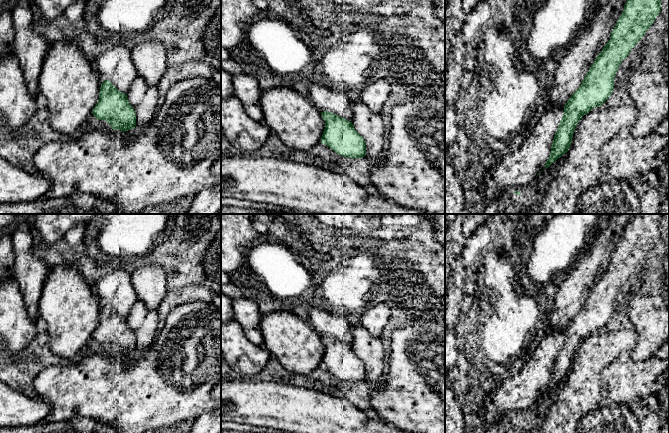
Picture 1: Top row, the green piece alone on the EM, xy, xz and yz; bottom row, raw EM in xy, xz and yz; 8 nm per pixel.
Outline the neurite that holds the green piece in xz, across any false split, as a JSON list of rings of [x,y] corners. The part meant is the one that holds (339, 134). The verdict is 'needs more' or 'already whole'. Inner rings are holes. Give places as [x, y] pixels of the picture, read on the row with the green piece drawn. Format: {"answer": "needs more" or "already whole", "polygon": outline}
{"answer": "already whole", "polygon": [[[321,112],[325,128],[321,144],[327,145],[338,155],[346,158],[362,158],[366,156],[364,138],[355,130],[351,121],[332,112]]]}

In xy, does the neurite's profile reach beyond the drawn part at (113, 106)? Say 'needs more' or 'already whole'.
already whole

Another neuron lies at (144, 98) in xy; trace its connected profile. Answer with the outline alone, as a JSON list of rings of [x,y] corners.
[[[137,75],[127,93],[127,98],[136,114],[134,129],[140,130],[152,121],[158,110],[158,85],[149,85],[143,77]]]

